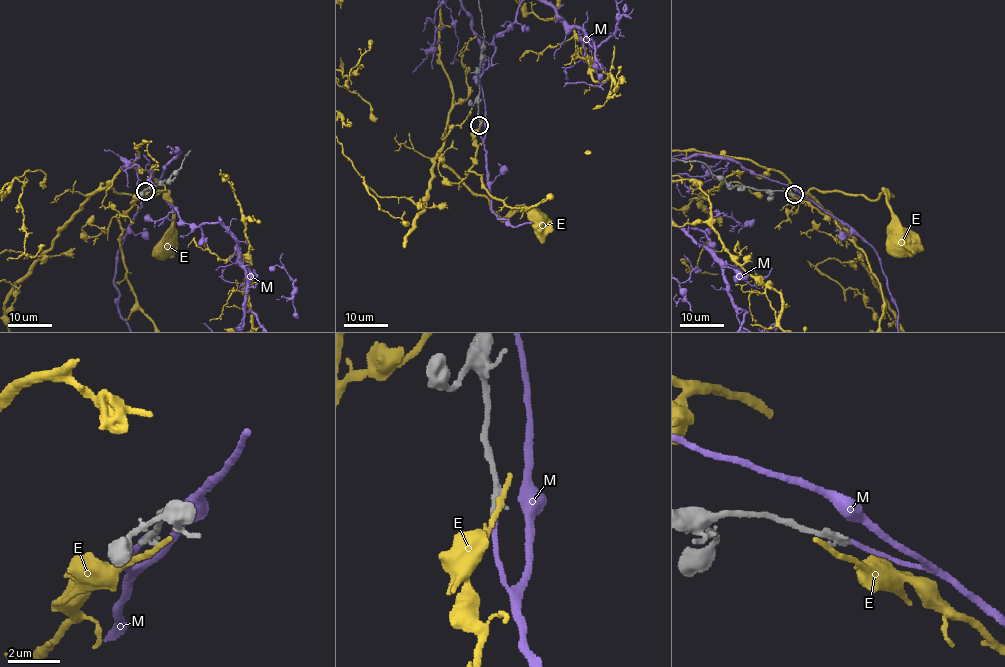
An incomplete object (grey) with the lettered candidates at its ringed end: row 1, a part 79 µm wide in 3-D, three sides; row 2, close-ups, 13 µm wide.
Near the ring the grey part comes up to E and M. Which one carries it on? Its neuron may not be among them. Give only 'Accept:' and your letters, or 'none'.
Accept: M

